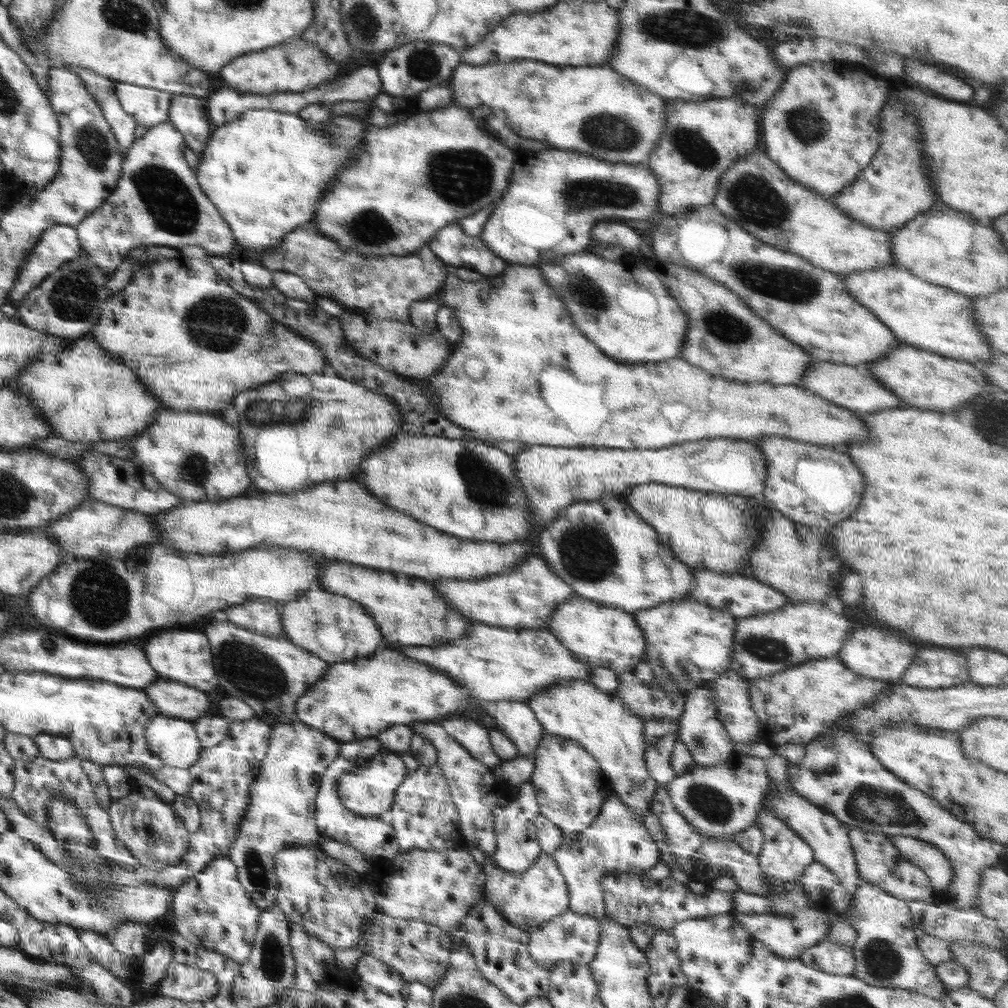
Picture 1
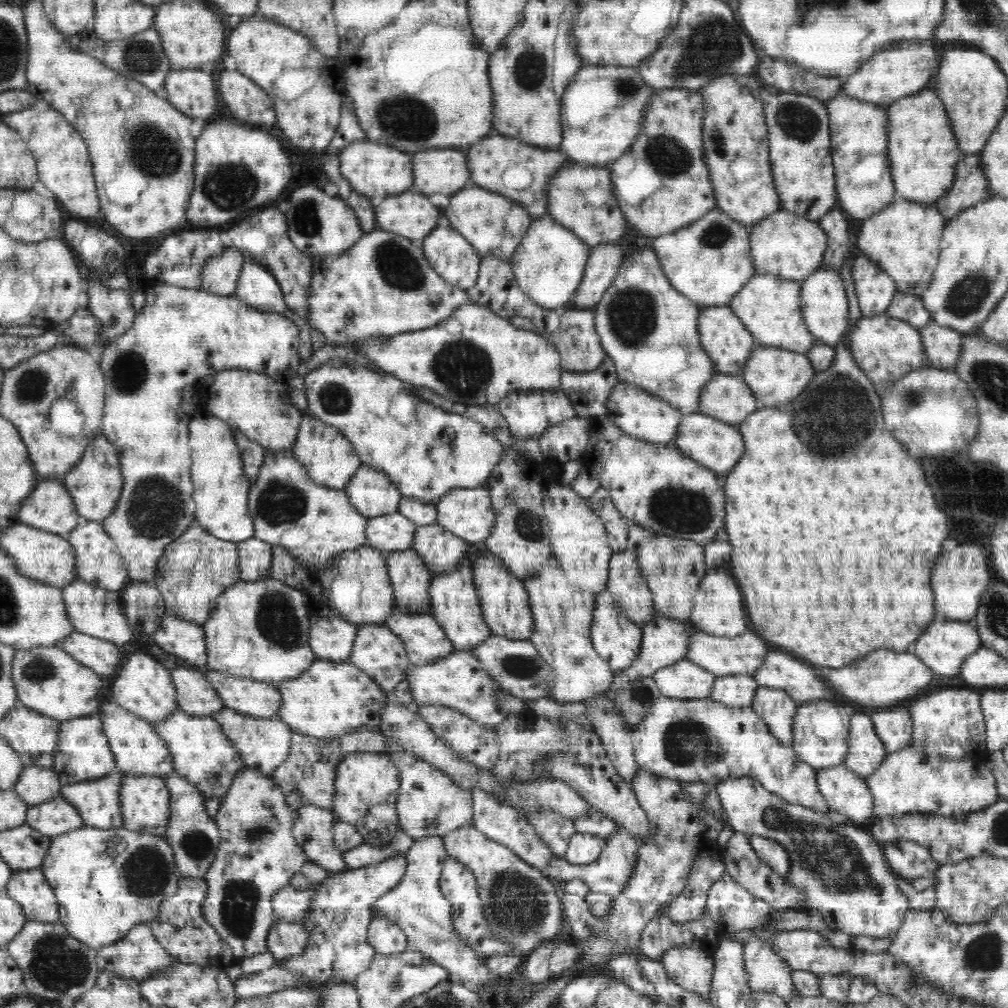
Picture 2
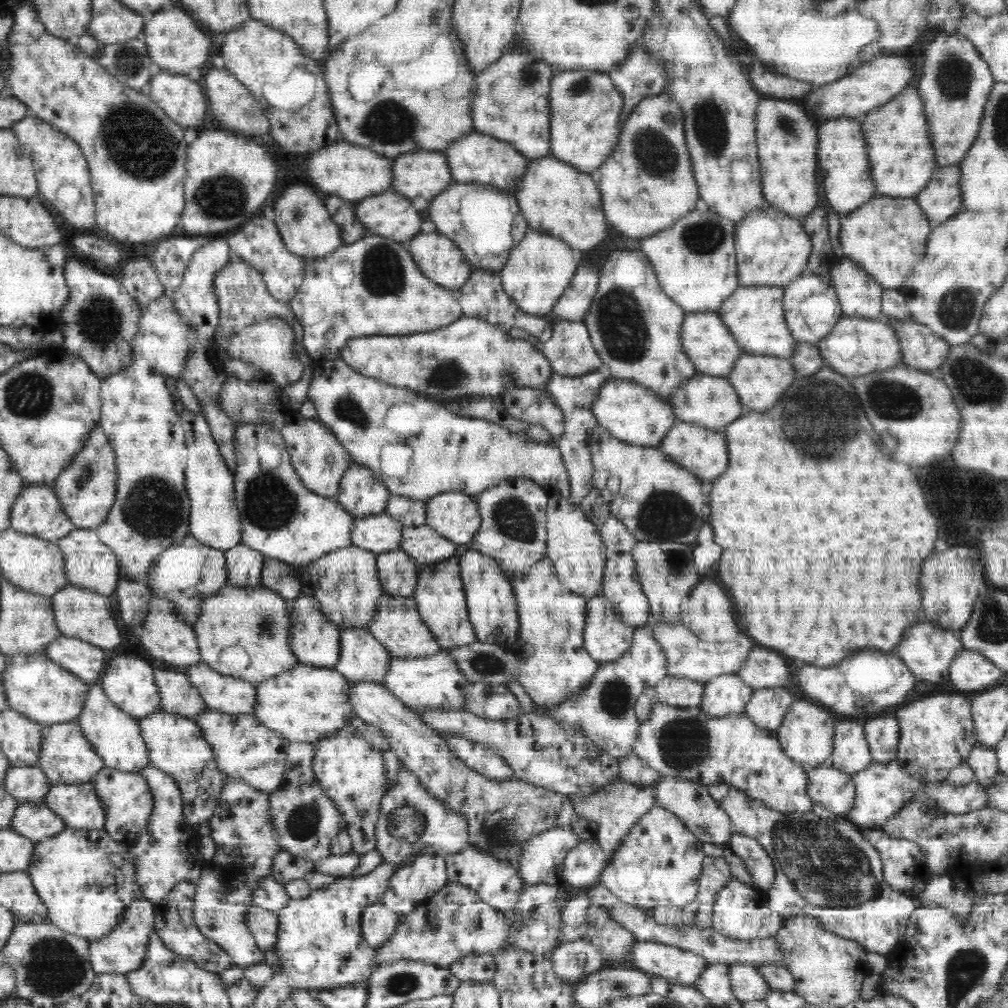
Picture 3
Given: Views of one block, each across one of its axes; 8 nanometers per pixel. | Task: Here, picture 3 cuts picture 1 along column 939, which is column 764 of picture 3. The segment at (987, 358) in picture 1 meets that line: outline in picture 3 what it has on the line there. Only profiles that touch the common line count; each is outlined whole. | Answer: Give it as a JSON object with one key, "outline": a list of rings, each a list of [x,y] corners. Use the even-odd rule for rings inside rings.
{"outline":[[[740,287],[715,311],[722,317],[732,336],[736,337],[742,352],[790,358],[799,342],[788,331],[783,297],[783,287]]]}

